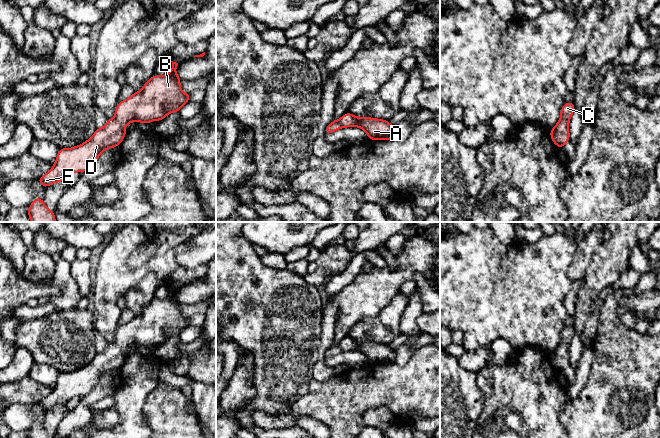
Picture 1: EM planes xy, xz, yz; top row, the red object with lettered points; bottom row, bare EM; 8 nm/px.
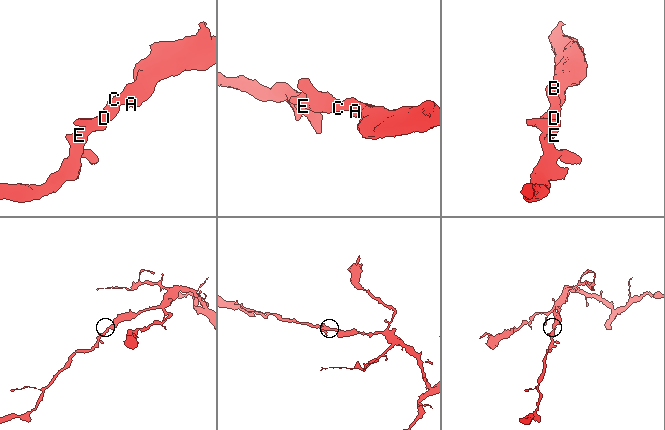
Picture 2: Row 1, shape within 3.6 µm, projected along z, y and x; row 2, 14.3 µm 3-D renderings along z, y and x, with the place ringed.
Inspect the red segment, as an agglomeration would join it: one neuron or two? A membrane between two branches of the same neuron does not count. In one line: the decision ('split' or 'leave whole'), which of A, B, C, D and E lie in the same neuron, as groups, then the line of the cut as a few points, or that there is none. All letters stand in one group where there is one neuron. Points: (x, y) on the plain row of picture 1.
leave whole; groups A B C D E; cut none

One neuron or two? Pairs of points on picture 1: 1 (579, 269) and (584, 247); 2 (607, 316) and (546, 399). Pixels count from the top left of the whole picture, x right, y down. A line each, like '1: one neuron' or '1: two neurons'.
1: one neuron
2: two neurons

